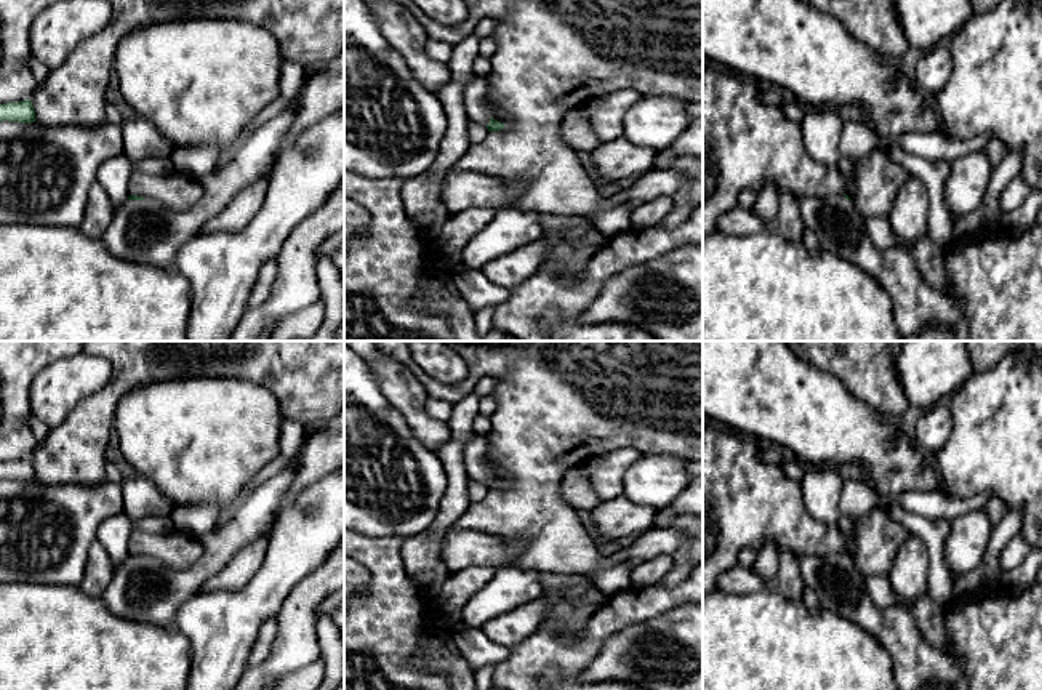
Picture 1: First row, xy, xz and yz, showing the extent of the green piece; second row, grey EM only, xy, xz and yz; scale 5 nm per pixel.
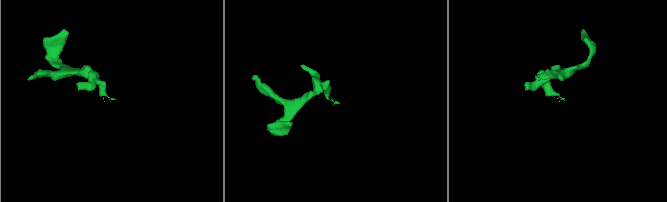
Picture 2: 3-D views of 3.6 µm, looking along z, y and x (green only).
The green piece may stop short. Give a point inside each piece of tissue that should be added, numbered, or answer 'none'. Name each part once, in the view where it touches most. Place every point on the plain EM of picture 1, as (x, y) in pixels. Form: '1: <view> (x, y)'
1: xy (148, 591)

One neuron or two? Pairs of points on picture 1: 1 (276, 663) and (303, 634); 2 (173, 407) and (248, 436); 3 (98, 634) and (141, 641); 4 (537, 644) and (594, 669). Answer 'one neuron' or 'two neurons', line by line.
1: one neuron
2: one neuron
3: one neuron
4: two neurons

